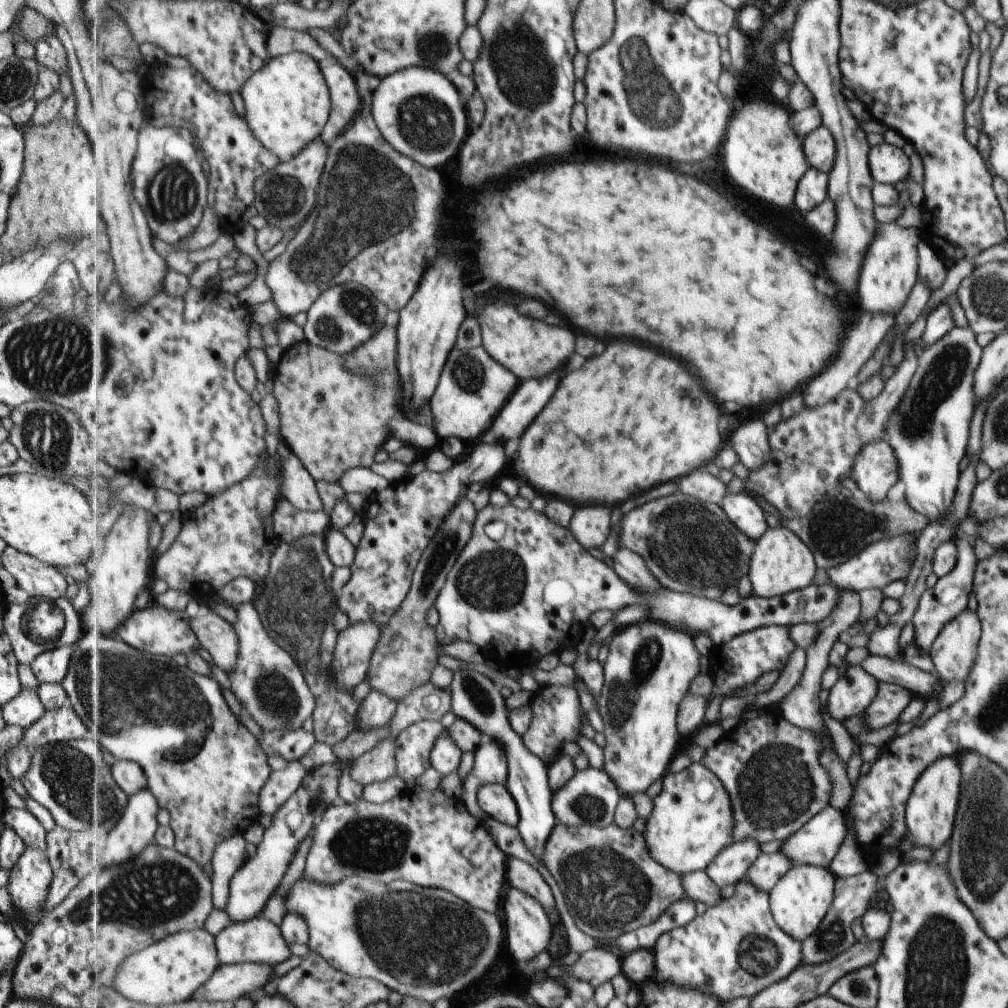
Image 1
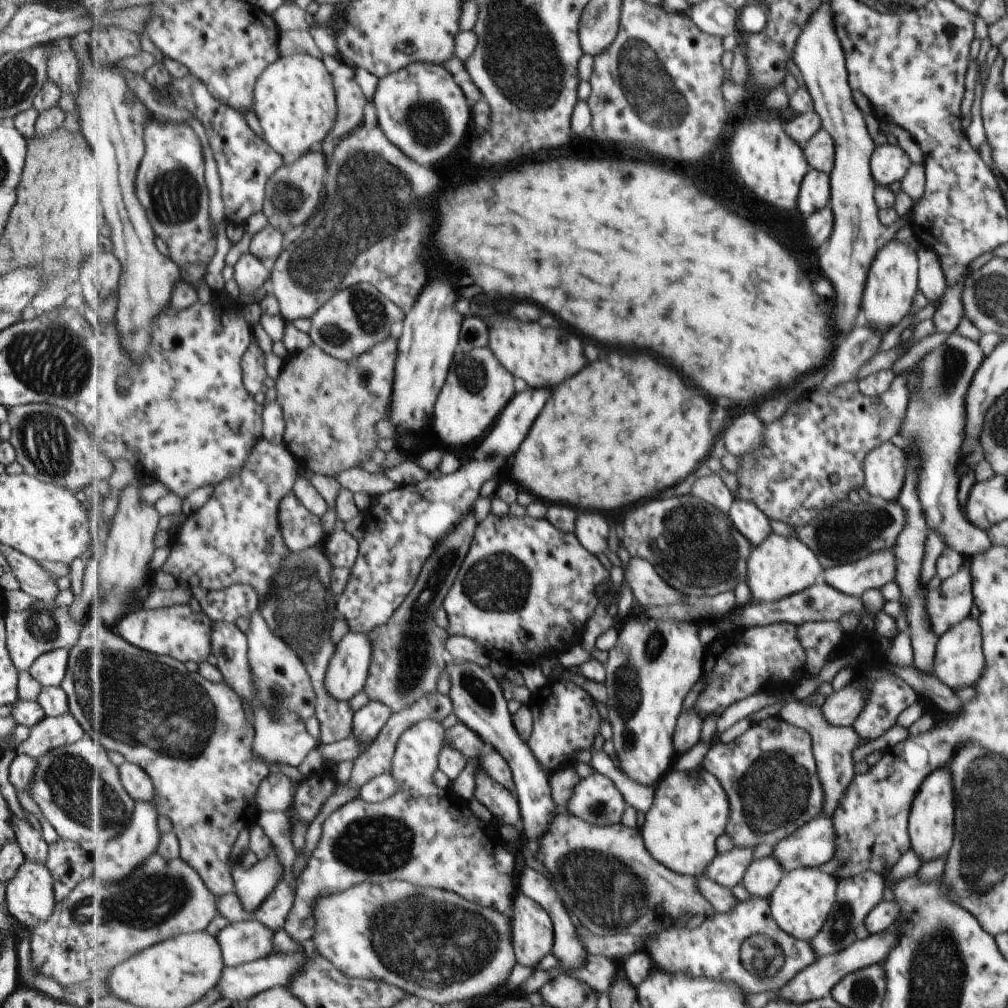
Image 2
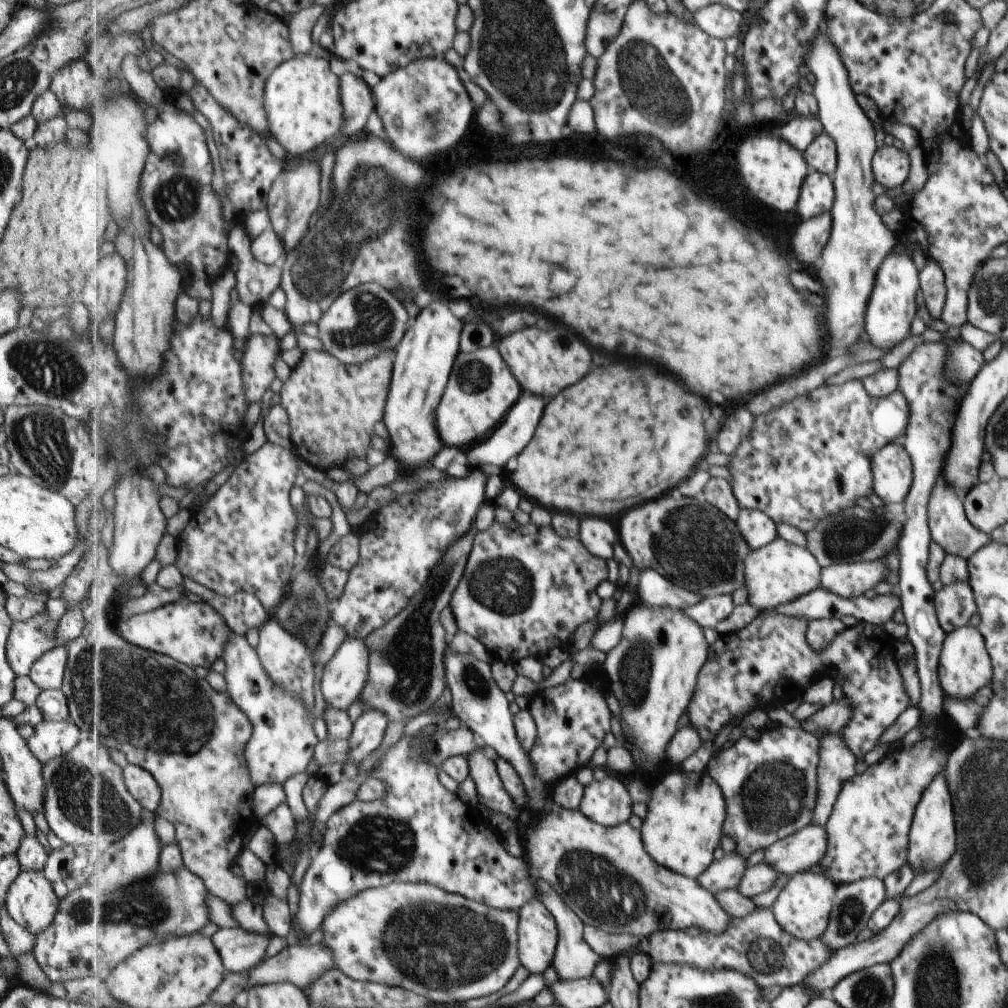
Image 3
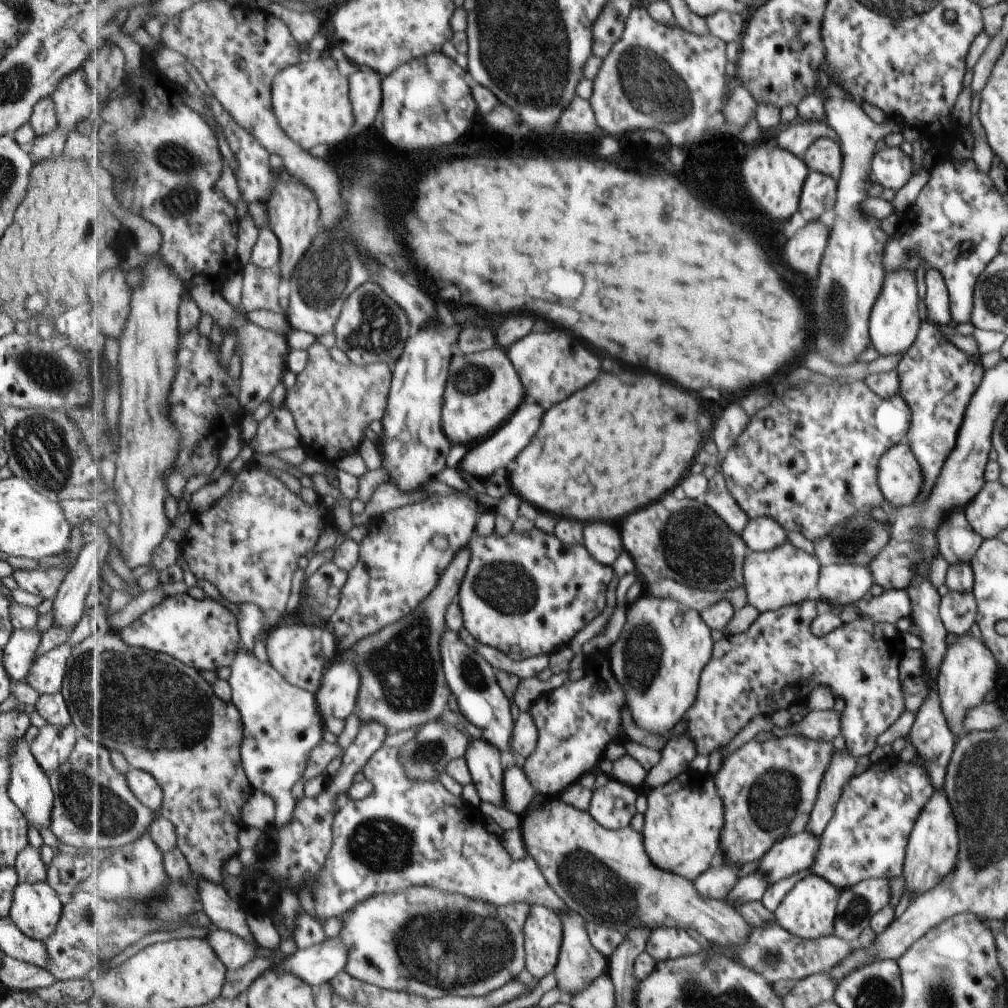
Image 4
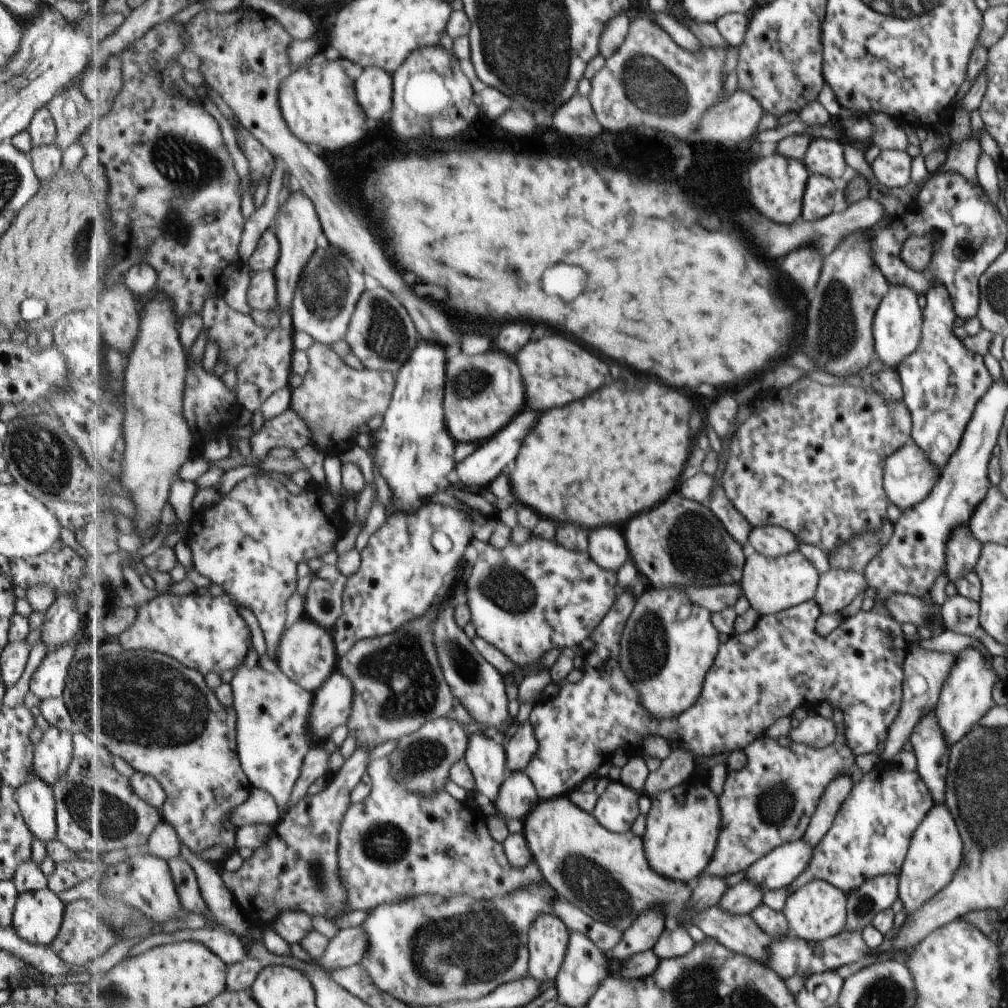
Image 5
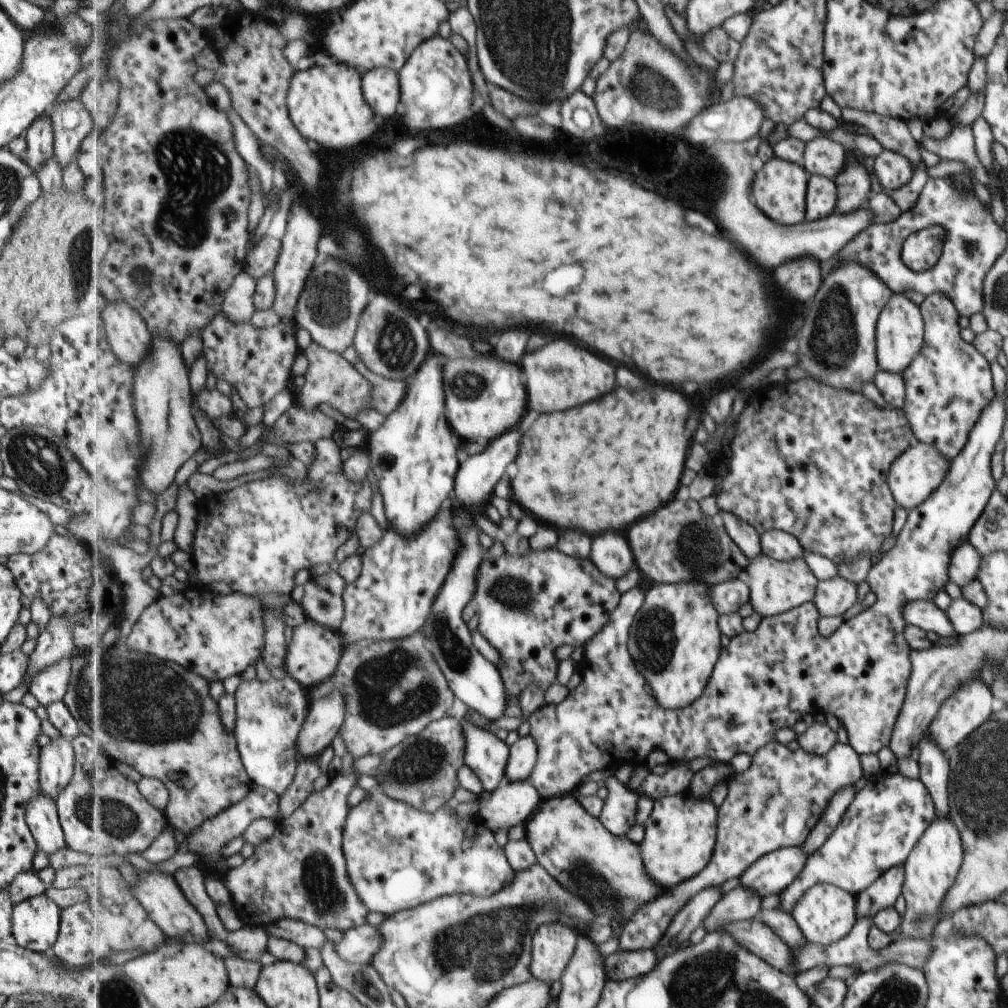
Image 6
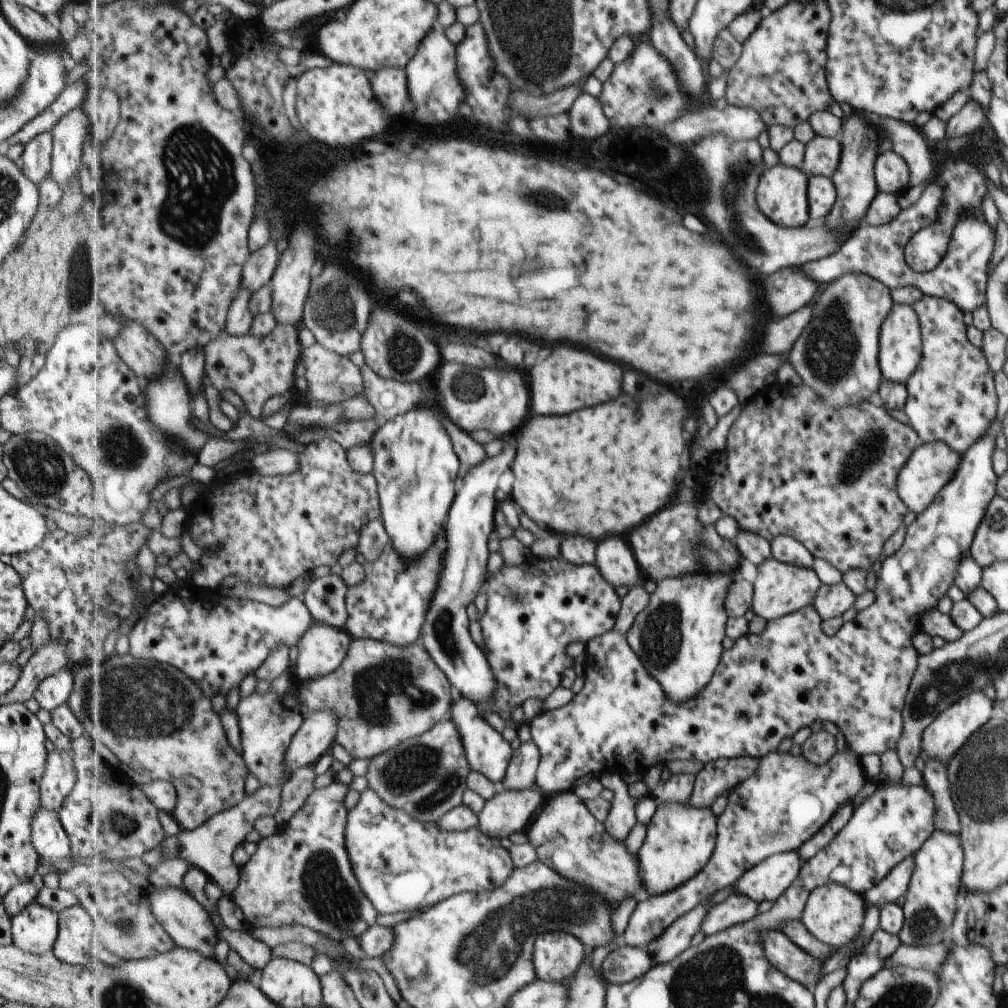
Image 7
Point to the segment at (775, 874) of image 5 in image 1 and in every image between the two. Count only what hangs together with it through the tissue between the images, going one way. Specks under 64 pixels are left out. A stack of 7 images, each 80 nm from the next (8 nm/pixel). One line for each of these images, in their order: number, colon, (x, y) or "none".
1: (816, 843)
2: (813, 844)
3: (797, 852)
4: (795, 853)

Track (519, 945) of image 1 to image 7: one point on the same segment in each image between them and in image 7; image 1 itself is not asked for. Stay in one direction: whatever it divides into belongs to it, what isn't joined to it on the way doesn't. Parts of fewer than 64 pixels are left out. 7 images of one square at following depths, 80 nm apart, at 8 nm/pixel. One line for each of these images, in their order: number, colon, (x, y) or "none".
2: (533, 928)
3: (538, 932)
4: (544, 932)
5: (549, 942)
6: (554, 947)
7: (558, 955)

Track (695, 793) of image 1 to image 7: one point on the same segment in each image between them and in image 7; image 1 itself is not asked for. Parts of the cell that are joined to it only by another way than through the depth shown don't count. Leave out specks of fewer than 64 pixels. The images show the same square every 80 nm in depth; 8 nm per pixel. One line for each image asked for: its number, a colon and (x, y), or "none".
2: (691, 810)
3: (684, 824)
4: (683, 825)
5: (683, 826)
6: (681, 833)
7: (680, 841)

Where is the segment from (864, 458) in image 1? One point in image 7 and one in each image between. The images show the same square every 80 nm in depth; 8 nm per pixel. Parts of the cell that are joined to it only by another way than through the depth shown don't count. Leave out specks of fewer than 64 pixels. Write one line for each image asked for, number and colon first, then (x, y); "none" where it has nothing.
2: (885, 468)
3: (892, 469)
4: (899, 476)
5: (908, 475)
6: (916, 474)
7: (932, 465)

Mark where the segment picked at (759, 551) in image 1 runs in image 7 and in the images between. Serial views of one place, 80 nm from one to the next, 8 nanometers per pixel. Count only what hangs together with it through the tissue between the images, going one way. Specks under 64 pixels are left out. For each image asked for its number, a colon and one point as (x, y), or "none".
2: (779, 567)
3: (777, 573)
4: (784, 576)
5: (771, 584)
6: (776, 586)
7: (780, 589)

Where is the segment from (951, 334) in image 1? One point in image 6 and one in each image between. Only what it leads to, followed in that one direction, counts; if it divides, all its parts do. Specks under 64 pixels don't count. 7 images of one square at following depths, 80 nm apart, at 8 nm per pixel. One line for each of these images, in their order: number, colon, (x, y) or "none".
2: (934, 427)
3: (950, 528)
4: (957, 543)
5: (962, 550)
6: (965, 561)

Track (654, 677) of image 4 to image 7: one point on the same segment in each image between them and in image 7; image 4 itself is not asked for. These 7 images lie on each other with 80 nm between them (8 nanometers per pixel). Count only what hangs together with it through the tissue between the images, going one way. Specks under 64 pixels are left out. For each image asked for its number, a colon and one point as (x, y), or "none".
5: (669, 645)
6: (675, 641)
7: (679, 636)

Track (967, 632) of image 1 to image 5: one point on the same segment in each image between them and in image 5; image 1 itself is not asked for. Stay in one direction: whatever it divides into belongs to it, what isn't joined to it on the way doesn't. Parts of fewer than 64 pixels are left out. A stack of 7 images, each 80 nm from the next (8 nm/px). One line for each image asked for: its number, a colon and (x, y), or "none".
2: (959, 659)
3: (964, 667)
4: (968, 671)
5: (966, 694)

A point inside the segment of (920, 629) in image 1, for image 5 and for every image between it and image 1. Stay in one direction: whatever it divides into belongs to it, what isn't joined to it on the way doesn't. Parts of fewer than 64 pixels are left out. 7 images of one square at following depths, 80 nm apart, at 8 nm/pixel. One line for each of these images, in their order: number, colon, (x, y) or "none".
2: (948, 604)
3: (954, 604)
4: (957, 610)
5: (958, 614)

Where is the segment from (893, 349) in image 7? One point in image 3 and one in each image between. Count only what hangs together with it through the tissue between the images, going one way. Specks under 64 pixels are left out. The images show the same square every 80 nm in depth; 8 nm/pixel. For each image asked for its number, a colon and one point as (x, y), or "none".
3: (891, 307)
4: (893, 322)
5: (896, 324)
6: (898, 332)

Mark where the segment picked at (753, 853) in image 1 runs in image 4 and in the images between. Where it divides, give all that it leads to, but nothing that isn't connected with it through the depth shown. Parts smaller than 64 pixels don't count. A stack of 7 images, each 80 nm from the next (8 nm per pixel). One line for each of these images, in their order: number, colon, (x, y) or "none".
2: (728, 869)
3: (725, 874)
4: (716, 883)

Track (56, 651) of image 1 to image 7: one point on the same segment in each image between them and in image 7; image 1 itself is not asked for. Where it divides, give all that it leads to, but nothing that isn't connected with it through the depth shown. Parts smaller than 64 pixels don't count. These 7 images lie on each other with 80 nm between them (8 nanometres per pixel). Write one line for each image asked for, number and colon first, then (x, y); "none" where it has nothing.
2: (48, 669)
3: (47, 672)
4: (45, 675)
5: (47, 681)
6: (50, 685)
7: (51, 692)

